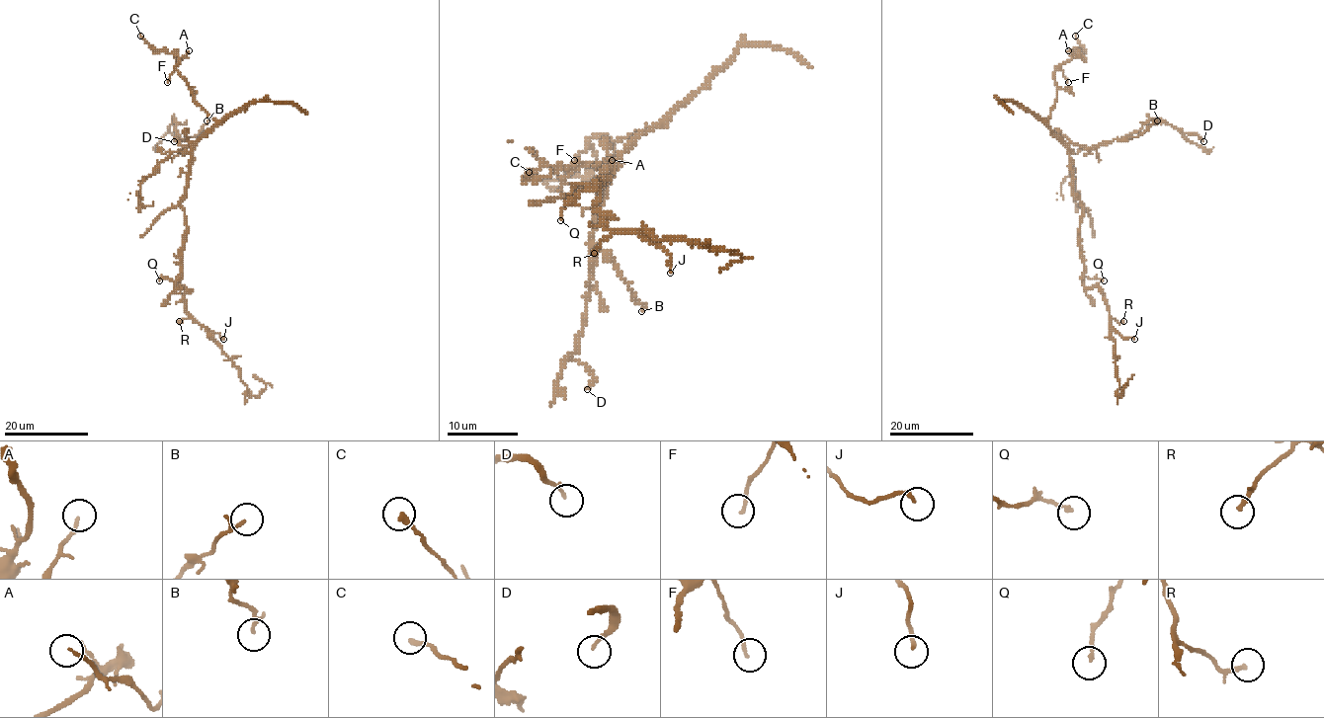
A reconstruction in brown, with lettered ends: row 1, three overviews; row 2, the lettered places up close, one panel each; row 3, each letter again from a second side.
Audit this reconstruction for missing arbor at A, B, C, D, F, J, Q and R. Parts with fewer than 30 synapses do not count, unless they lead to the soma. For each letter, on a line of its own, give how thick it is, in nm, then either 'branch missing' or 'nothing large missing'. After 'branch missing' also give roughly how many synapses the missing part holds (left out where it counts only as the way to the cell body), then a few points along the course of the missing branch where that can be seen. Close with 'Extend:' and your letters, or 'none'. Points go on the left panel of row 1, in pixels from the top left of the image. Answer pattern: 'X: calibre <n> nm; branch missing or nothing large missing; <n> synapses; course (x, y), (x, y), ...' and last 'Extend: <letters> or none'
A: calibre 140 nm; nothing large missing
B: calibre 120 nm; nothing large missing
C: calibre 240 nm; nothing large missing
D: calibre 150 nm; nothing large missing
F: calibre 150 nm; nothing large missing
J: calibre 180 nm; nothing large missing
Q: calibre 150 nm; nothing large missing
R: calibre 180 nm; nothing large missing
Extend: none

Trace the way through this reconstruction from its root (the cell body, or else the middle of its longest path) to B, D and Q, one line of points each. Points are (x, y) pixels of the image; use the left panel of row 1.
B: (186, 226), (181, 199), (187, 191), (191, 146), (189, 143), (185, 148), (179, 139), (196, 136), (206, 120)
D: (186, 226), (181, 199), (191, 146), (178, 140), (174, 119), (165, 133), (177, 133), (174, 141)
Q: (186, 226), (180, 277), (175, 280), (167, 278), (159, 280)

